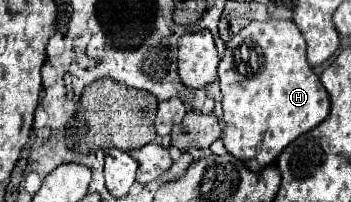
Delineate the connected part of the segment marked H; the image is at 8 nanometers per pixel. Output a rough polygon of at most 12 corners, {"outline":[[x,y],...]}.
{"outline":[[293,21],[219,63],[223,143],[259,171],[329,115]]}

